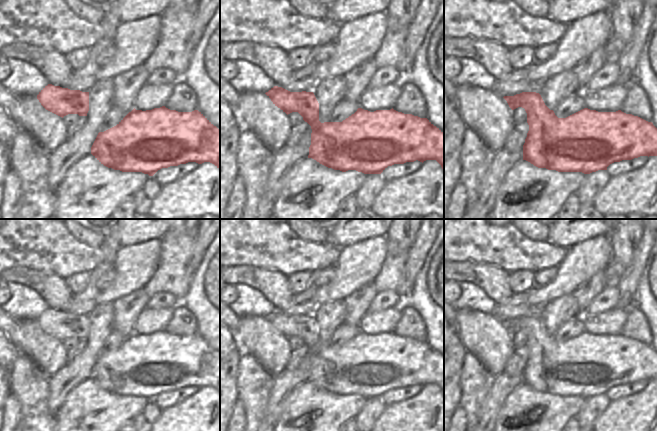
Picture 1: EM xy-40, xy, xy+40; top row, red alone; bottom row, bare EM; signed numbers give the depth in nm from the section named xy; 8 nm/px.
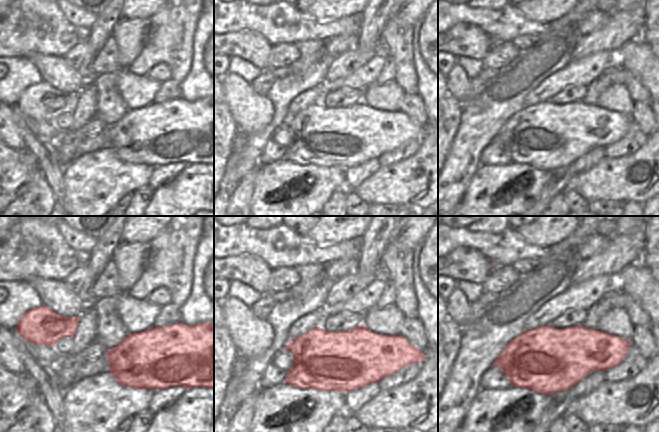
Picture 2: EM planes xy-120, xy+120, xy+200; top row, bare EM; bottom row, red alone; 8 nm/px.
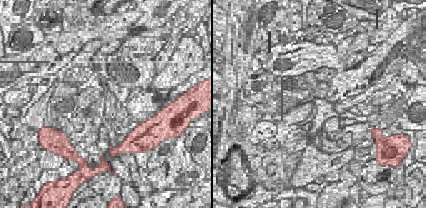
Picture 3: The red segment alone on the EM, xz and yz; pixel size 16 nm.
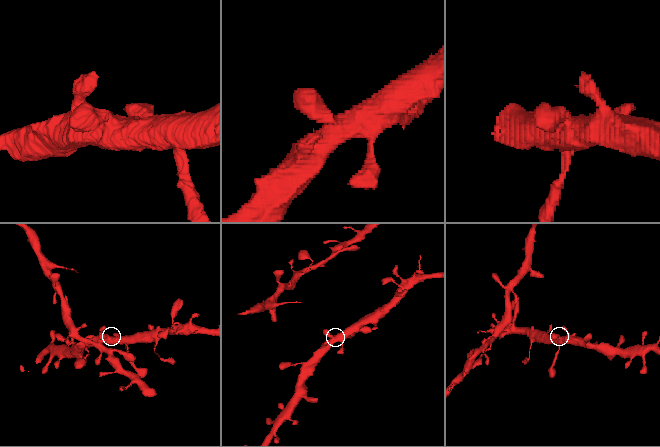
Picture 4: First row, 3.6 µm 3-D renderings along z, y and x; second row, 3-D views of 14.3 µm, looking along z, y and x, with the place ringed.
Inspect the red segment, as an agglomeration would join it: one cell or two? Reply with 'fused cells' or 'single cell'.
single cell

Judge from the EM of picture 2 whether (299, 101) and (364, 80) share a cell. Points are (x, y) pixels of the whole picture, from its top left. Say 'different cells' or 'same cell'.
same cell

